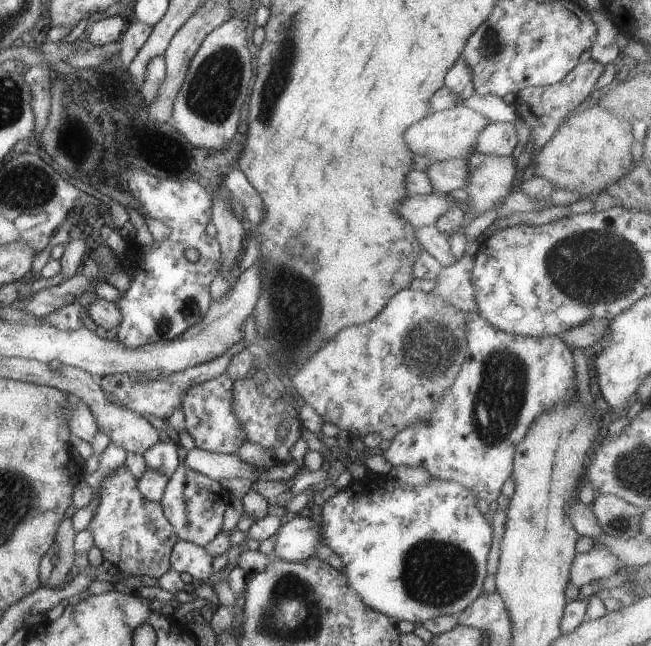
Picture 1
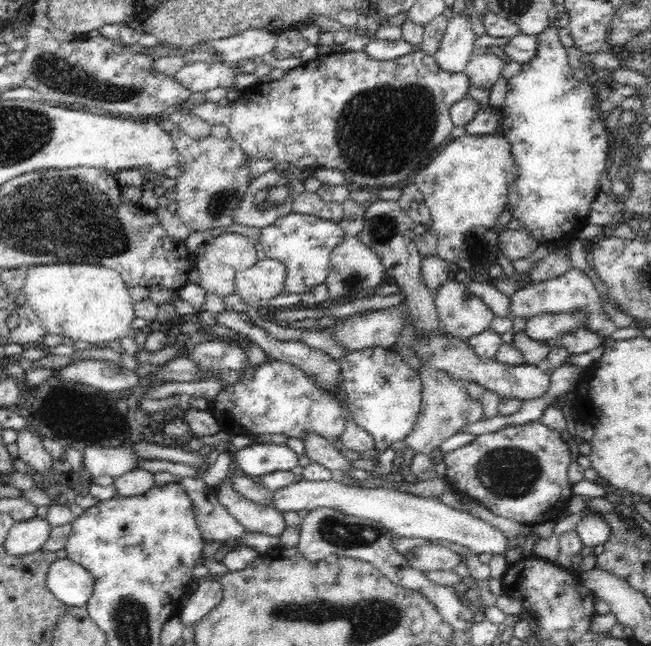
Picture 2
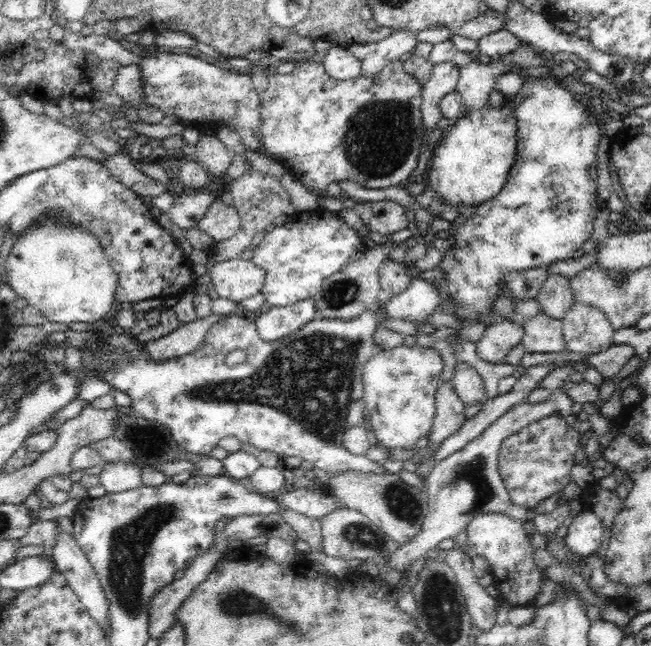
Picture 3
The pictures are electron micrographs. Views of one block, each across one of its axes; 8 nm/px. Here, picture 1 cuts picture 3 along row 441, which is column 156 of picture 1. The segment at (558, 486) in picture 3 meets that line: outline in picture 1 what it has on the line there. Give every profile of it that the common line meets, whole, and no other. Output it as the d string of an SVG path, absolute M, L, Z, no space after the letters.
M125 466L112 474L103 484L98 506L94 510L94 518L88 526L92 530L94 546L101 551L103 559L108 564L113 564L118 570L130 572L132 576L149 576L160 579L171 569L170 556L176 542L179 542L174 528L163 516L163 509L159 503L144 499L137 488L137 479L130 475Z

